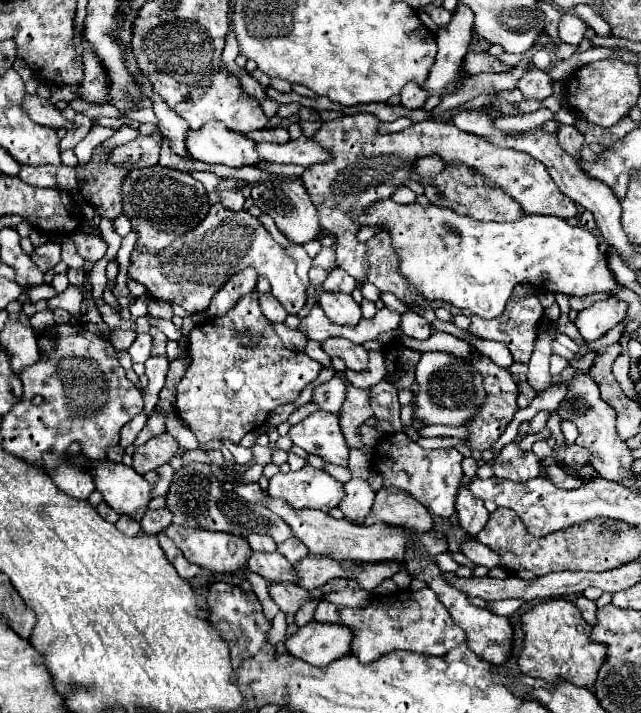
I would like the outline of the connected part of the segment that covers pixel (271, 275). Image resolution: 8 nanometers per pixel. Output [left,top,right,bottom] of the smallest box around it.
[127,203,305,315]

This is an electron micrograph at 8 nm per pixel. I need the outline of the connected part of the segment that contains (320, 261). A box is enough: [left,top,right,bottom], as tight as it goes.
[312,247,336,273]

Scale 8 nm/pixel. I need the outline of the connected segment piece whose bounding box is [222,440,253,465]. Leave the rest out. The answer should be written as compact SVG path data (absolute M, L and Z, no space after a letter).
M222 440L222 444L232 453L237 464L244 465L252 461L253 453L250 448L245 448L241 445L233 444L229 440Z

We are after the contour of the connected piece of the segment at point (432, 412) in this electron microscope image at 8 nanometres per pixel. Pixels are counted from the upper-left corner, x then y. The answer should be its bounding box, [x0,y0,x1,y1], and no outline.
[415,353,485,425]

